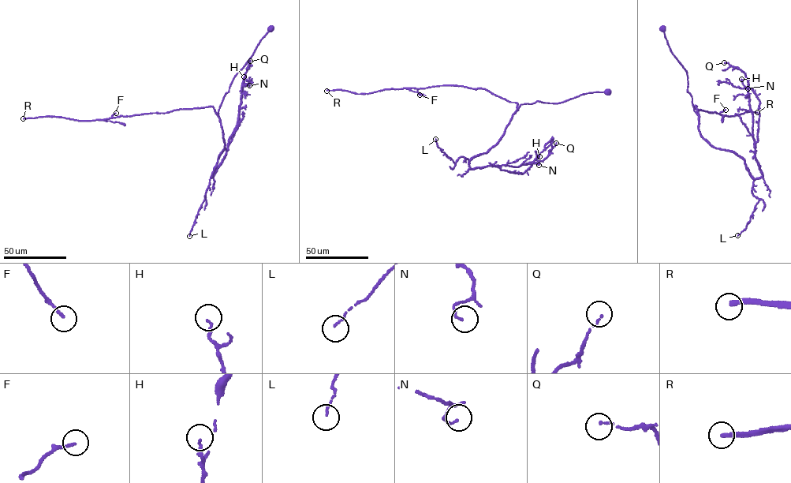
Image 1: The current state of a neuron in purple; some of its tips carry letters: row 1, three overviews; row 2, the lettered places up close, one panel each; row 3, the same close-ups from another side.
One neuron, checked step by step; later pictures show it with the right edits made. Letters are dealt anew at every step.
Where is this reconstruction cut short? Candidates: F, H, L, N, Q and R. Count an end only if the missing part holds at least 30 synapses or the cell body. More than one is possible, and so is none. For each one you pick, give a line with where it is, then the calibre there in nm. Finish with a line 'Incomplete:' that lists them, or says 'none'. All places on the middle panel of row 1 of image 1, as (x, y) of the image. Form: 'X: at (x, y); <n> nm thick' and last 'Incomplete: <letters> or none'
F: at (419, 95); 140 nm thick
R: at (326, 91); 260 nm thick
Incomplete: F, R

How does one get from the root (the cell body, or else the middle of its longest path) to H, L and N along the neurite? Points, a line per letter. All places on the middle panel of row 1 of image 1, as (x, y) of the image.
H: (607, 91), (582, 94), (557, 103), (521, 104), (498, 142), (472, 158), (469, 166), (518, 166), (539, 156)
L: (607, 91), (582, 94), (557, 103), (521, 104), (498, 142), (469, 159), (461, 156), (454, 163), (435, 139)
N: (607, 91), (521, 104), (498, 142), (469, 163), (471, 169), (517, 166), (536, 160), (539, 165)

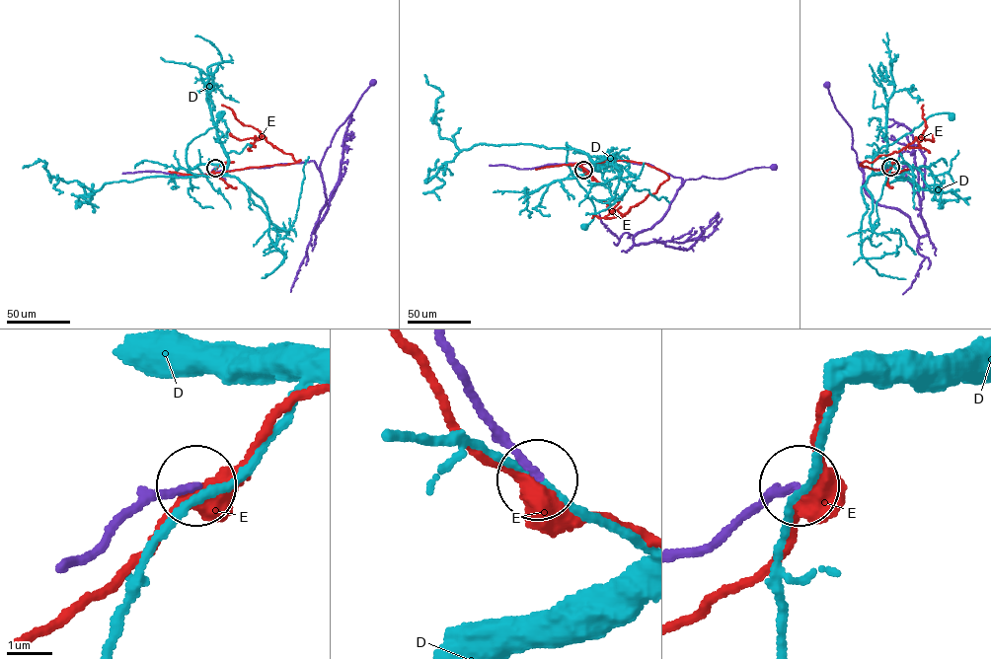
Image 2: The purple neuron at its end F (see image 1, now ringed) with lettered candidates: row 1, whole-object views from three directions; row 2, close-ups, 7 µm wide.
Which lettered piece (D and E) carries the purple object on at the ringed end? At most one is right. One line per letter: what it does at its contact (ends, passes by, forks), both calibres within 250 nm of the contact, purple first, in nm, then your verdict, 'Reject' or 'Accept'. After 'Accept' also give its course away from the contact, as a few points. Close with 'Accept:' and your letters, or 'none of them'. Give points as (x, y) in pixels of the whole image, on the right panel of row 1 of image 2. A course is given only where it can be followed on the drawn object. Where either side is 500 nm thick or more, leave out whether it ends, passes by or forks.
D: It passes by. Thickness 150 nm (purple) against 170 nm. Reject
E: It passes by. Thickness 150 nm (purple) against 440 nm. Reject
Accept: none of them

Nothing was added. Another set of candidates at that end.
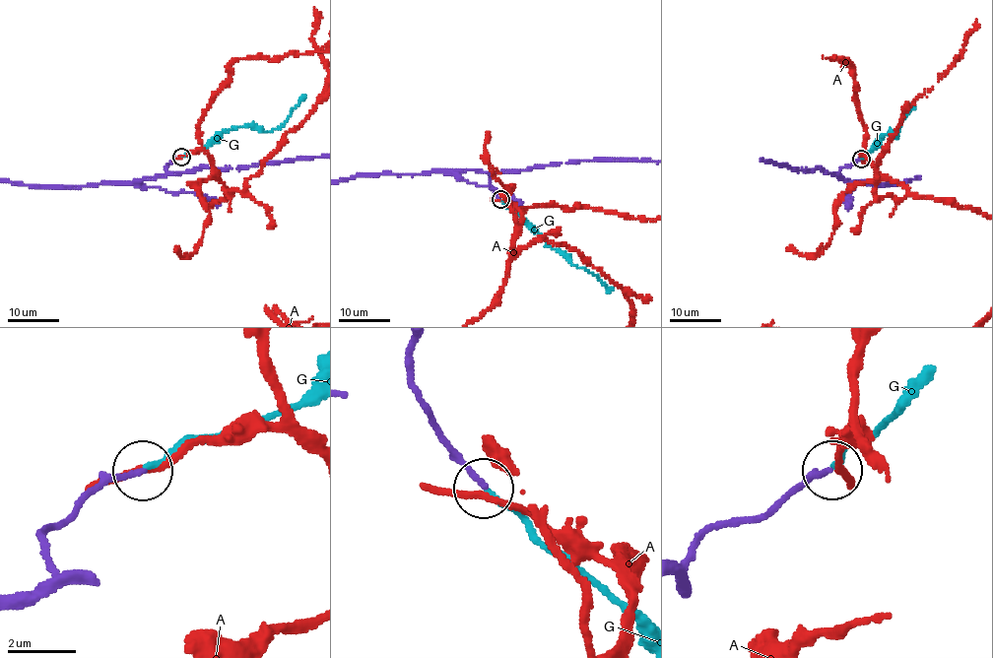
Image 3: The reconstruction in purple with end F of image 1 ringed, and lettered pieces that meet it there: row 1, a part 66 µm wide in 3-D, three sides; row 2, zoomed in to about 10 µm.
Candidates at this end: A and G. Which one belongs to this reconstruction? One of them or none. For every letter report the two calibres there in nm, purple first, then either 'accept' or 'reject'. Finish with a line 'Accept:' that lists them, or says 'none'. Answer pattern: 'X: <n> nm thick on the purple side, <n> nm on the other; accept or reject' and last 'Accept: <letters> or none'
A: 140 nm thick on the purple side, 190 nm on the other; reject
G: 150 nm thick on the purple side, 160 nm on the other; accept
Accept: G

